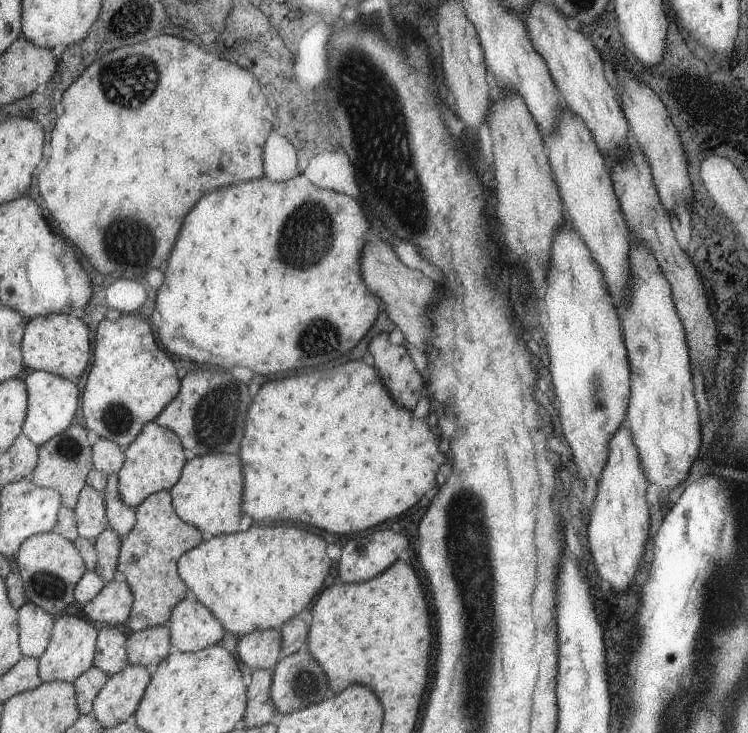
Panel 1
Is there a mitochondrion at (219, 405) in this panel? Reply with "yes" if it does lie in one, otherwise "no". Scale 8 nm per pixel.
yes

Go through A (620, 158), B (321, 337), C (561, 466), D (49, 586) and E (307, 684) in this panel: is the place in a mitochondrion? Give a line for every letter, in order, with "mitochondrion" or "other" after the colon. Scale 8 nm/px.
A: other
B: mitochondrion
C: other
D: mitochondrion
E: mitochondrion

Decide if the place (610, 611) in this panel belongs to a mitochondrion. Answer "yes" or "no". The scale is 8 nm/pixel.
no

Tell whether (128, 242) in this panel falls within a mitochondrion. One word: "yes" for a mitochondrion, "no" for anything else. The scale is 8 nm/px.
yes

